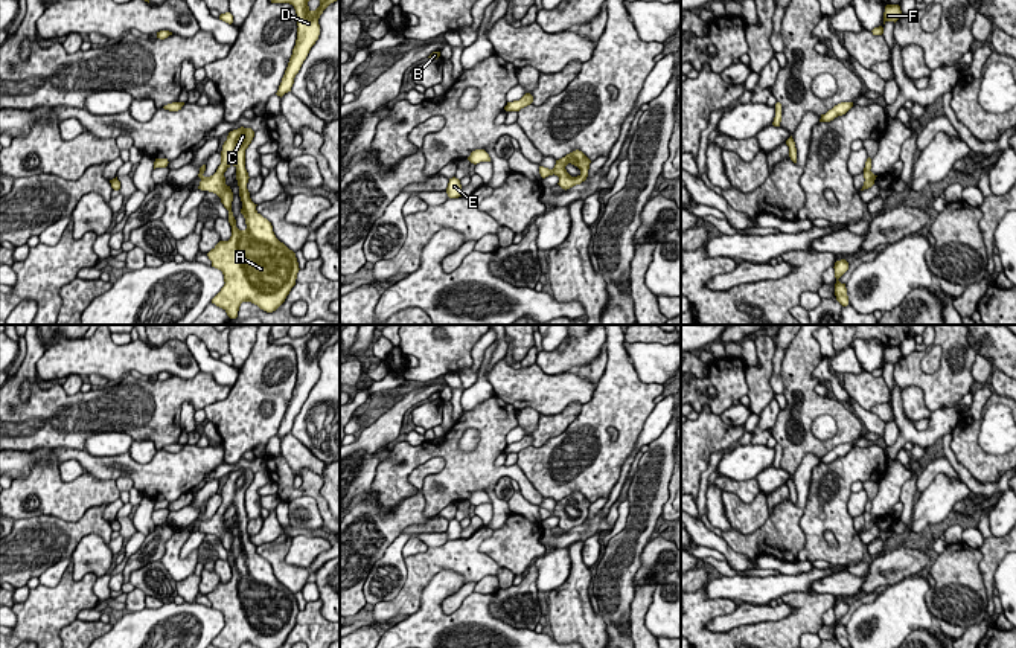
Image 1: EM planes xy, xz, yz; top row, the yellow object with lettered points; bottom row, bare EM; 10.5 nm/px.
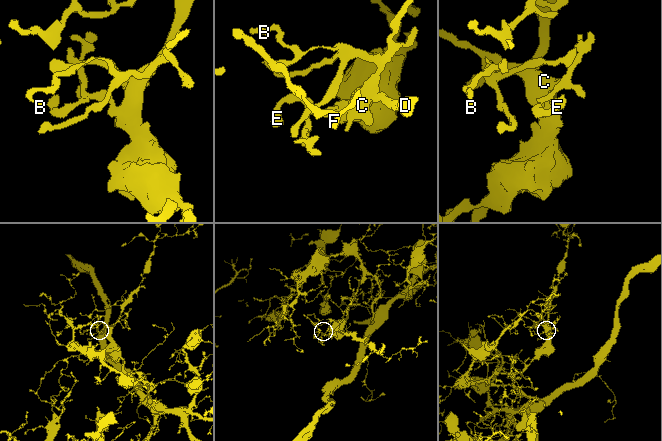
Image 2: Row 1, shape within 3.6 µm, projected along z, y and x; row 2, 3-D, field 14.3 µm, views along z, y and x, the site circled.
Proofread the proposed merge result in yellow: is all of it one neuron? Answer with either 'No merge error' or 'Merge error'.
No merge error

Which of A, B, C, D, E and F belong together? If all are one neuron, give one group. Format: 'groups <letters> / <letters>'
groups A B C D E F

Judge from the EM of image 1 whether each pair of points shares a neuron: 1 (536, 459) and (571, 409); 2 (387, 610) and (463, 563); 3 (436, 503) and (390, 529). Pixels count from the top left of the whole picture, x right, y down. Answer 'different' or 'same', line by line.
1: different
2: same
3: different

